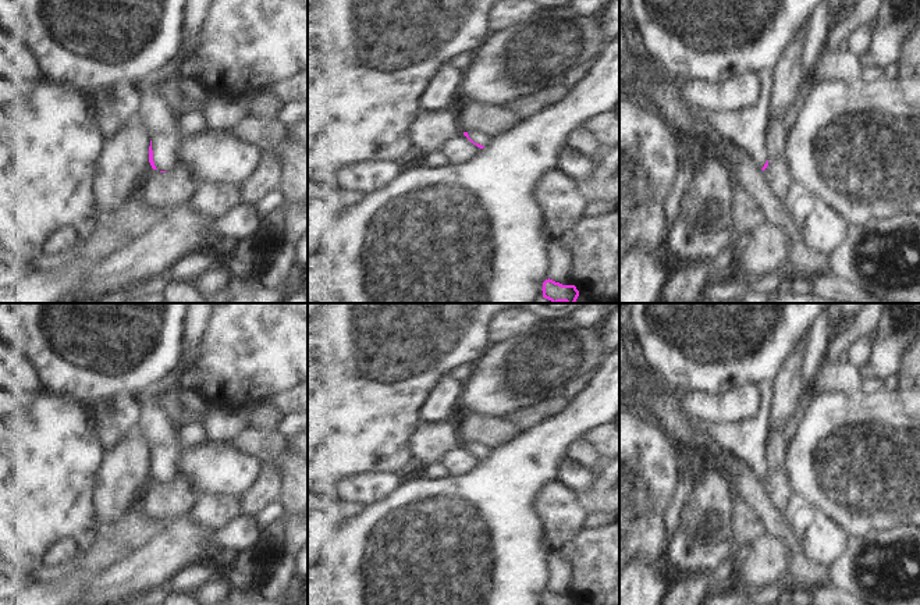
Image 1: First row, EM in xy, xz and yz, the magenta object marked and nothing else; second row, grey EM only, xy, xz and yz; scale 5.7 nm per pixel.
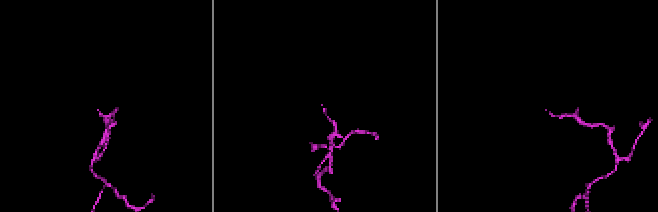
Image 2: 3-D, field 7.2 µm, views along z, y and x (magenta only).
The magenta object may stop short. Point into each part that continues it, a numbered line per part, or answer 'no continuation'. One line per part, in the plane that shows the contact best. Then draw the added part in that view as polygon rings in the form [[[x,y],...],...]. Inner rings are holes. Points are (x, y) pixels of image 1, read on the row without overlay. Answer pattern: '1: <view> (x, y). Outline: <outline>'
1: xy (166, 447). Outline: [[[187,352],[180,369],[167,376],[159,387],[150,387],[138,395],[142,406],[142,419],[136,433],[150,444],[153,473],[157,483],[170,484],[180,476],[178,462],[185,448],[180,439],[178,427],[168,419],[161,408],[166,391],[180,381],[187,366]]]

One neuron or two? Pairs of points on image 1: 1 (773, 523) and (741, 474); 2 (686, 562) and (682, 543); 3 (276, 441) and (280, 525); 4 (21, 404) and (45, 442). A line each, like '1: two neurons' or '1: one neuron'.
1: one neuron
2: one neuron
3: one neuron
4: two neurons

